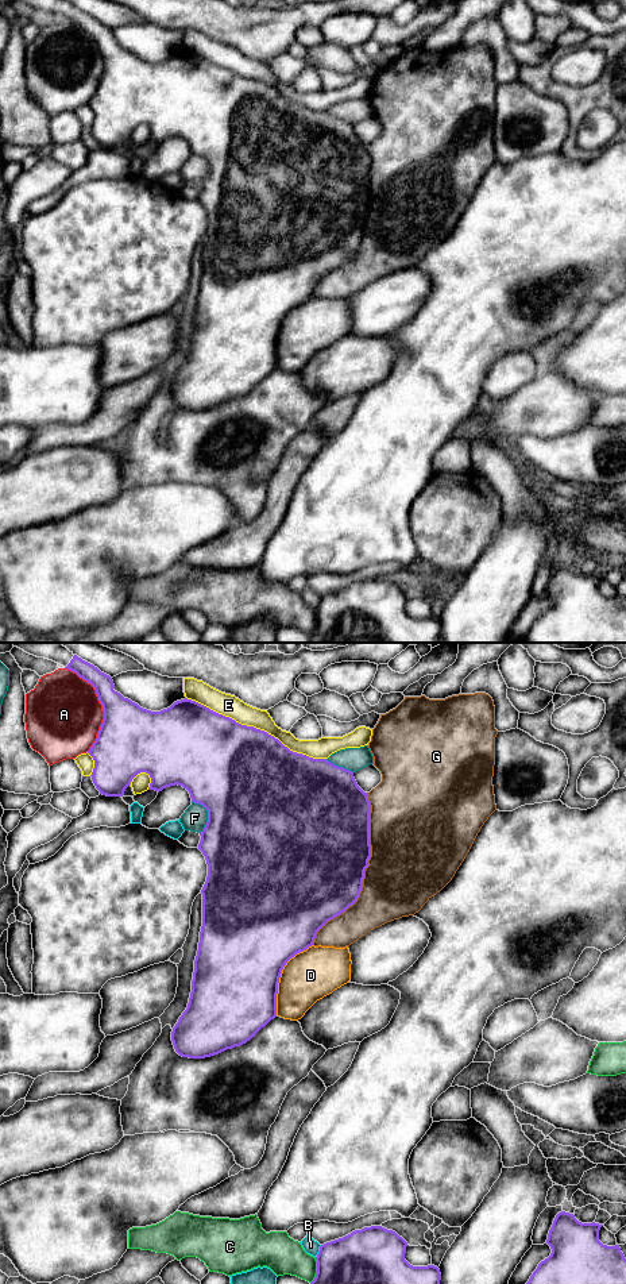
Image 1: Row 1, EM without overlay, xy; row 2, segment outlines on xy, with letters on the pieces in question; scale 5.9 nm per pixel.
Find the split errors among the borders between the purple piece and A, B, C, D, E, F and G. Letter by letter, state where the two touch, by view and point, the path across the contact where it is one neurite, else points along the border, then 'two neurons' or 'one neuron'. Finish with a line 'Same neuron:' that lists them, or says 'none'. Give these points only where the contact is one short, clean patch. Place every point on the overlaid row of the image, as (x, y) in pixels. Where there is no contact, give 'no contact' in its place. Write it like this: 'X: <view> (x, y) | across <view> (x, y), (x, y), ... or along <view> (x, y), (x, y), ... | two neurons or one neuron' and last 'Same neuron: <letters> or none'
A: xy (101, 704) | two neurons
B: xy (319, 1252) | two neurons
C: xy (317, 1271) | two neurons
D: xy (279, 976) | two neurons
E: xy (255, 728) | two neurons
F: xy (208, 814) | two neurons
G: xy (363, 872) | two neurons
Same neuron: none

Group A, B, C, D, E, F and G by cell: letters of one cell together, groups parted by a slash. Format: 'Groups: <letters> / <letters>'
Groups: A / B / C / D / E / F / G

